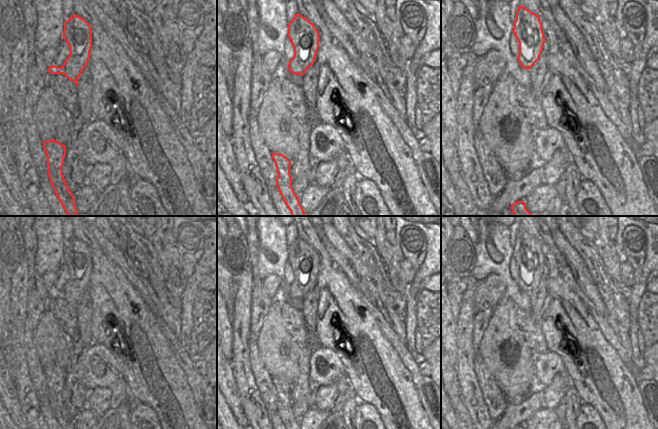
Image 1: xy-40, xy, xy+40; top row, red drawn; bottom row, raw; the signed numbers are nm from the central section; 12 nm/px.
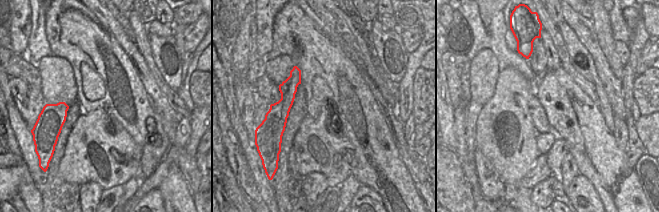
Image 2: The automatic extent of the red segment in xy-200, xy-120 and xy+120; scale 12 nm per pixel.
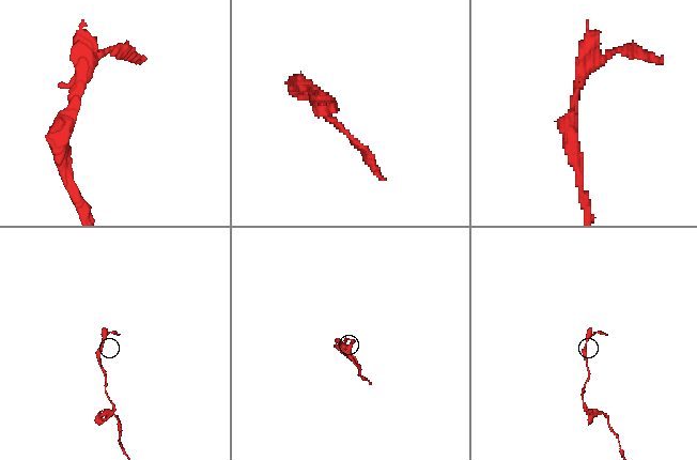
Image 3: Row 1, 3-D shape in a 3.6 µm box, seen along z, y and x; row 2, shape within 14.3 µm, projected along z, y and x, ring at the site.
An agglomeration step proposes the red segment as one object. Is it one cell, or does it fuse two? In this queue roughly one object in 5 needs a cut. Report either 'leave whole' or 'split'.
leave whole

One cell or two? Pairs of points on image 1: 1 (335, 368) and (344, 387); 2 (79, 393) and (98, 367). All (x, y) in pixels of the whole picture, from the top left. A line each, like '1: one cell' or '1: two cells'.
1: one cell
2: two cells

